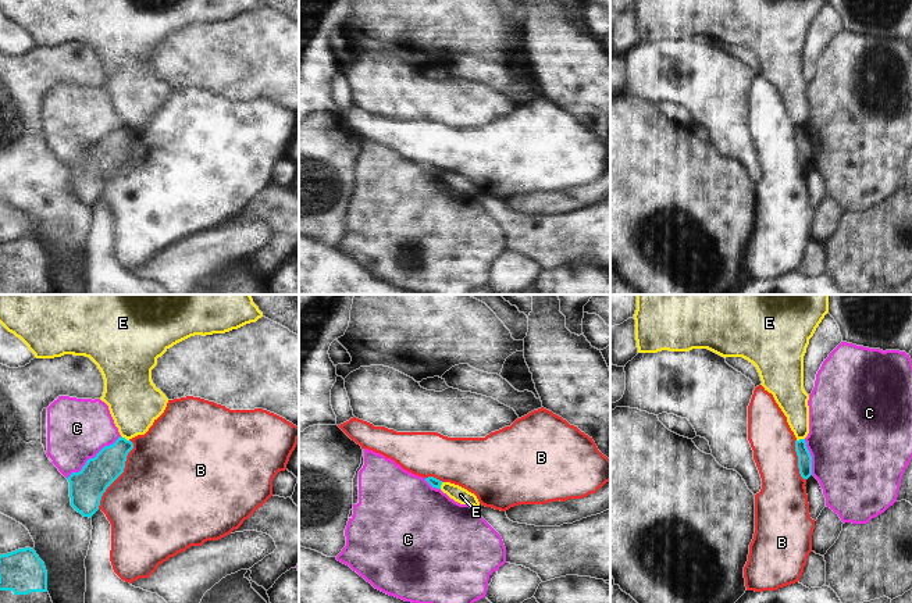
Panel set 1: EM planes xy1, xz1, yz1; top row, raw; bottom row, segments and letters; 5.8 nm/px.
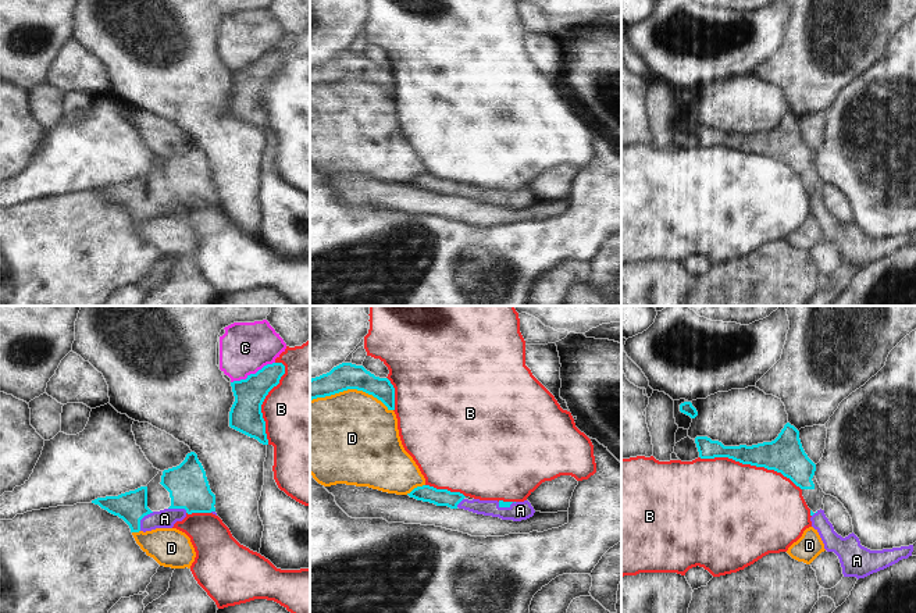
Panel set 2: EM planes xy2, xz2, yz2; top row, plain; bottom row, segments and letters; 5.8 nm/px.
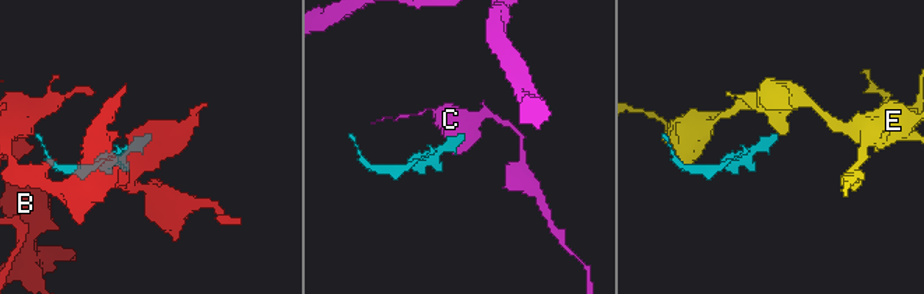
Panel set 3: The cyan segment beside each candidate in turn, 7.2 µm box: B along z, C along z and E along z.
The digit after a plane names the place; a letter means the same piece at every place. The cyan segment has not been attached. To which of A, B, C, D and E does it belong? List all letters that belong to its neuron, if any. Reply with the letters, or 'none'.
A

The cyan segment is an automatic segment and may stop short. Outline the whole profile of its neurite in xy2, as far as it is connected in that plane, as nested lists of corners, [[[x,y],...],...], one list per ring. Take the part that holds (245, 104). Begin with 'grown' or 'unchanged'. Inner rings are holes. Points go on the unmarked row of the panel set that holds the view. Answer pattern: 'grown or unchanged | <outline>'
unchanged | [[[272,51],[247,64],[246,68],[231,71],[235,90],[229,100],[229,115],[268,133],[261,93],[284,63],[285,54]]]

